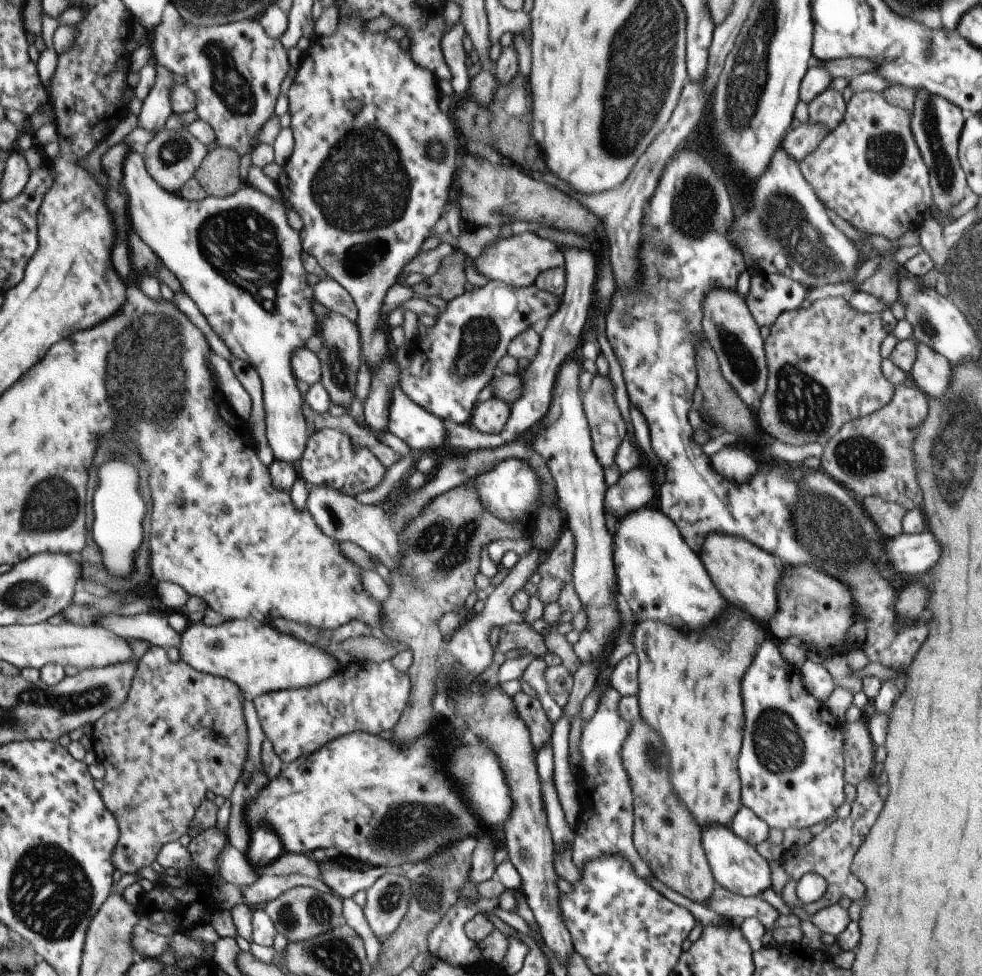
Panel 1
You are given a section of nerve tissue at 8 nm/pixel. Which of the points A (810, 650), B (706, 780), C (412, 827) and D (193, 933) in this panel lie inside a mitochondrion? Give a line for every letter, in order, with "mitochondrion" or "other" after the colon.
A: other
B: other
C: mitochondrion
D: other

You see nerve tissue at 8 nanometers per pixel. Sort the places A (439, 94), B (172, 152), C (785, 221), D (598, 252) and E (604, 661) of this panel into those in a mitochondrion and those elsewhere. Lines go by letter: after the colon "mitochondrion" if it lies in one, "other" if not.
A: other
B: mitochondrion
C: mitochondrion
D: other
E: other

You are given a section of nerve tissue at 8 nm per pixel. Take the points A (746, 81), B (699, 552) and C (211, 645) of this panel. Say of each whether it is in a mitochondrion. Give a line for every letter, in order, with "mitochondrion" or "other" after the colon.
A: mitochondrion
B: other
C: mitochondrion

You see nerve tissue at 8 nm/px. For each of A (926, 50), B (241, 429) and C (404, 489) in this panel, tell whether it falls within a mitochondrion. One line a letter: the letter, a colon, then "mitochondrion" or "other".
A: mitochondrion
B: other
C: other

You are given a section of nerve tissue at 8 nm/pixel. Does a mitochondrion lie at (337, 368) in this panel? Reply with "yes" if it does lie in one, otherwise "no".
yes

